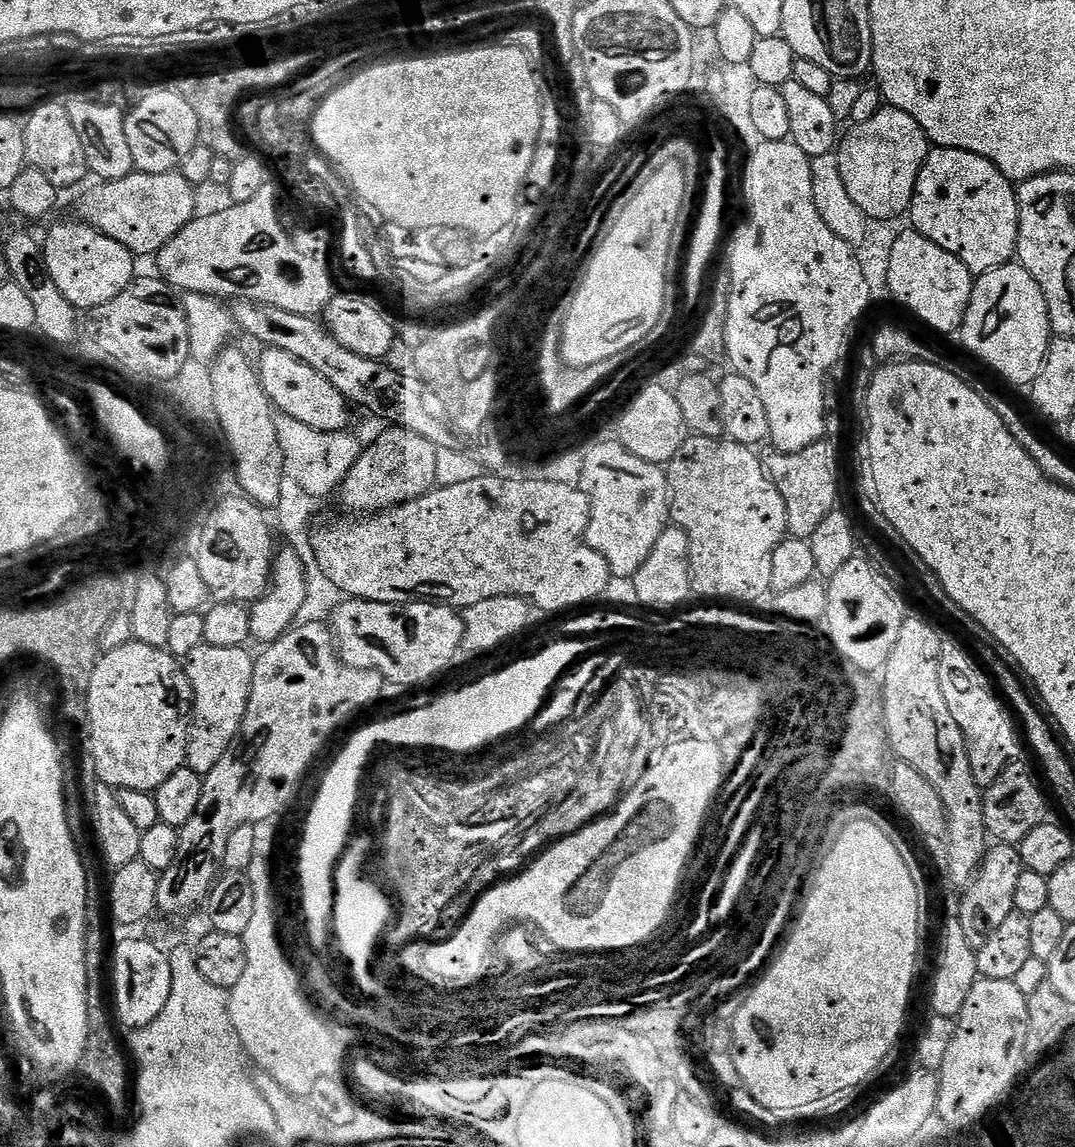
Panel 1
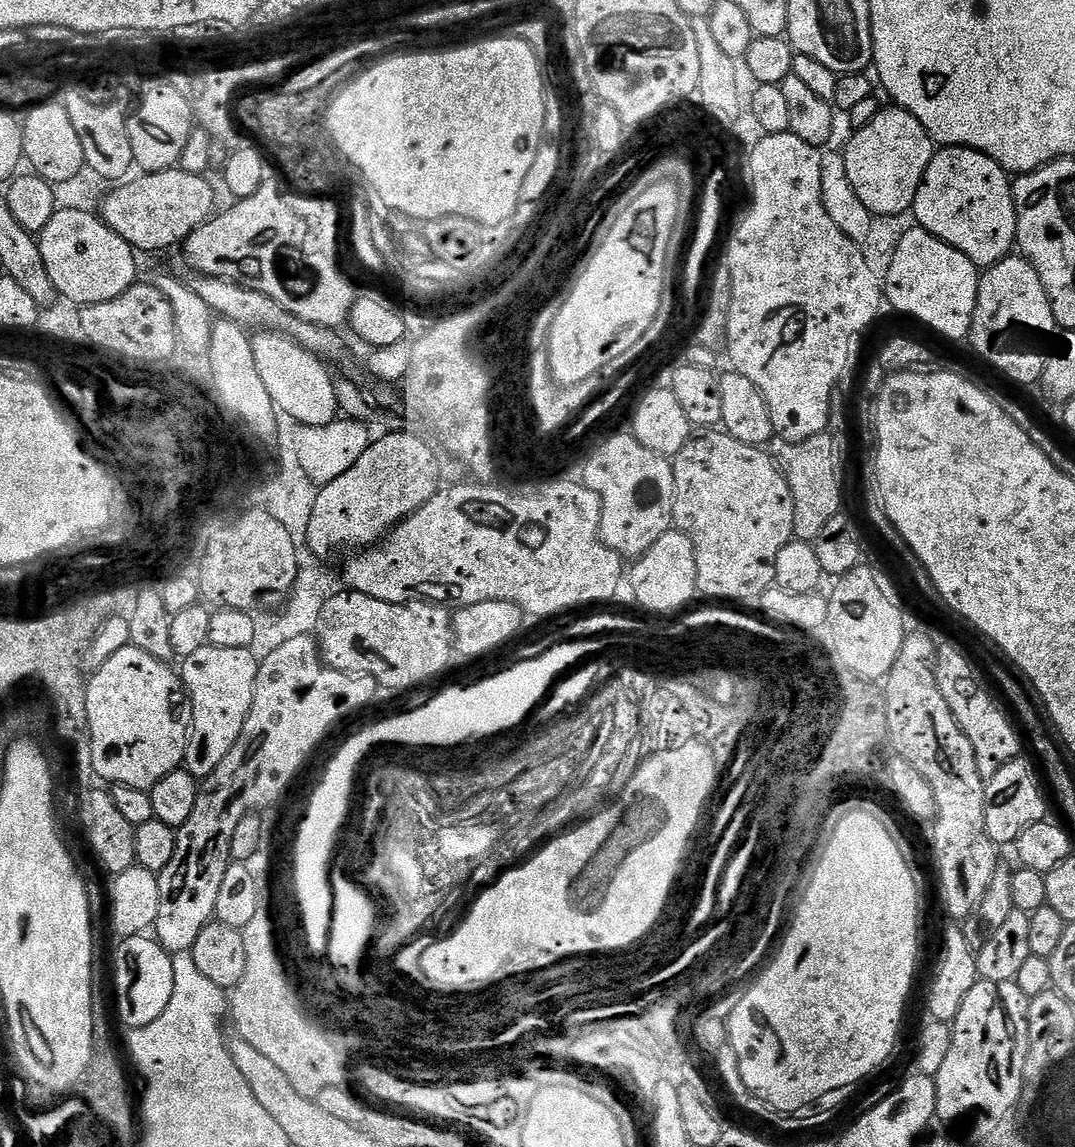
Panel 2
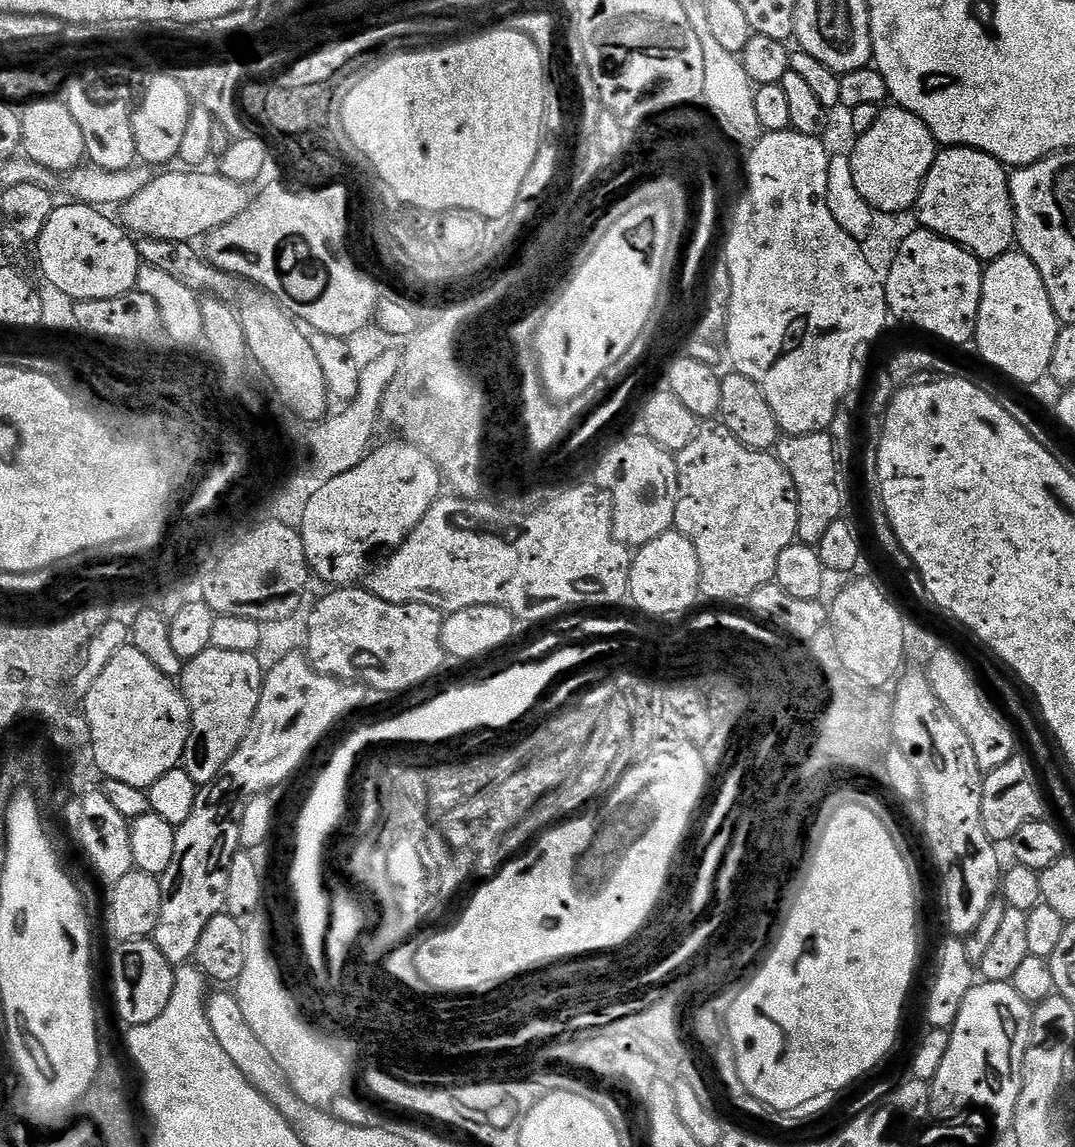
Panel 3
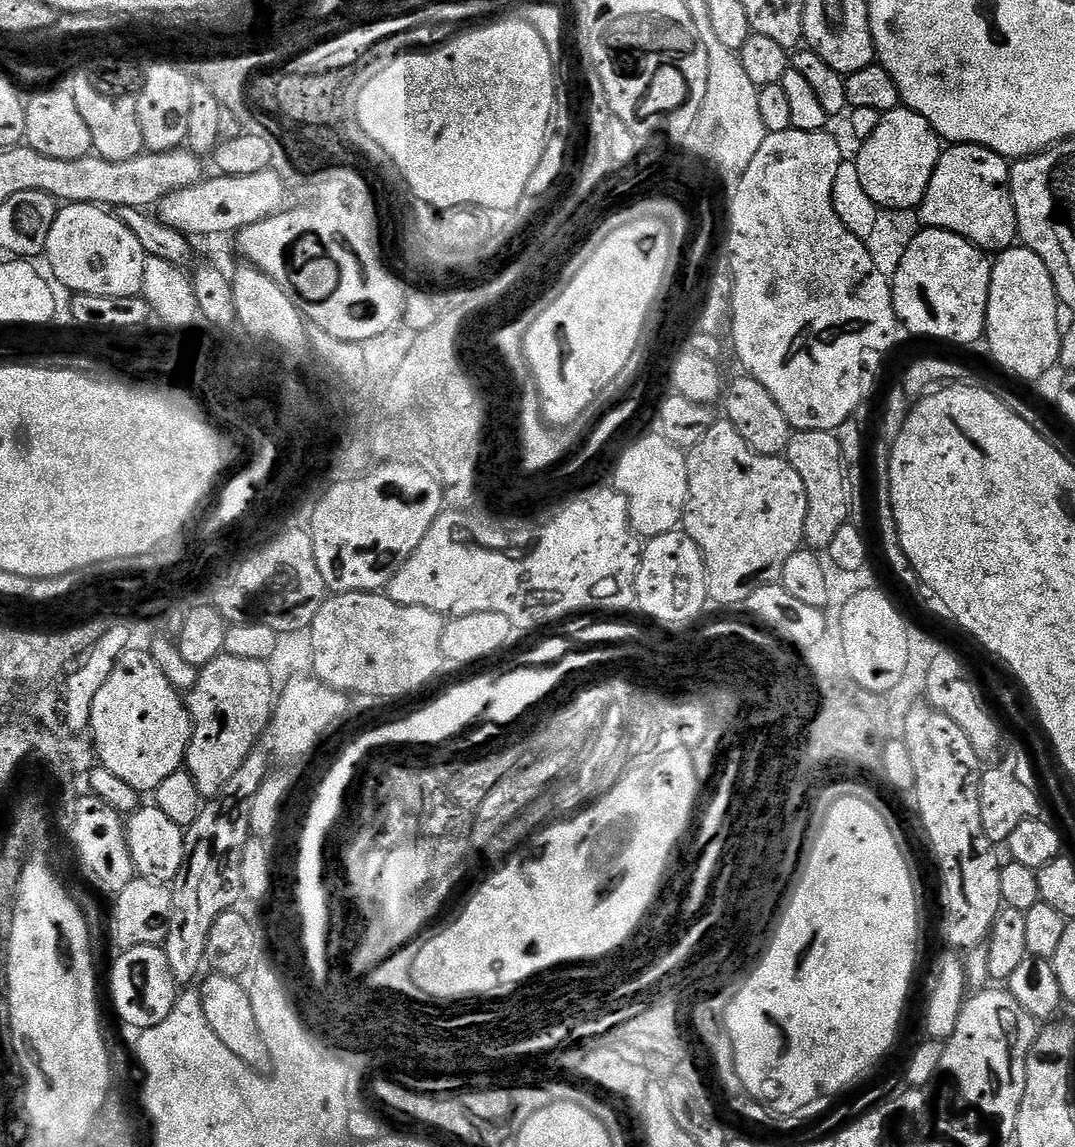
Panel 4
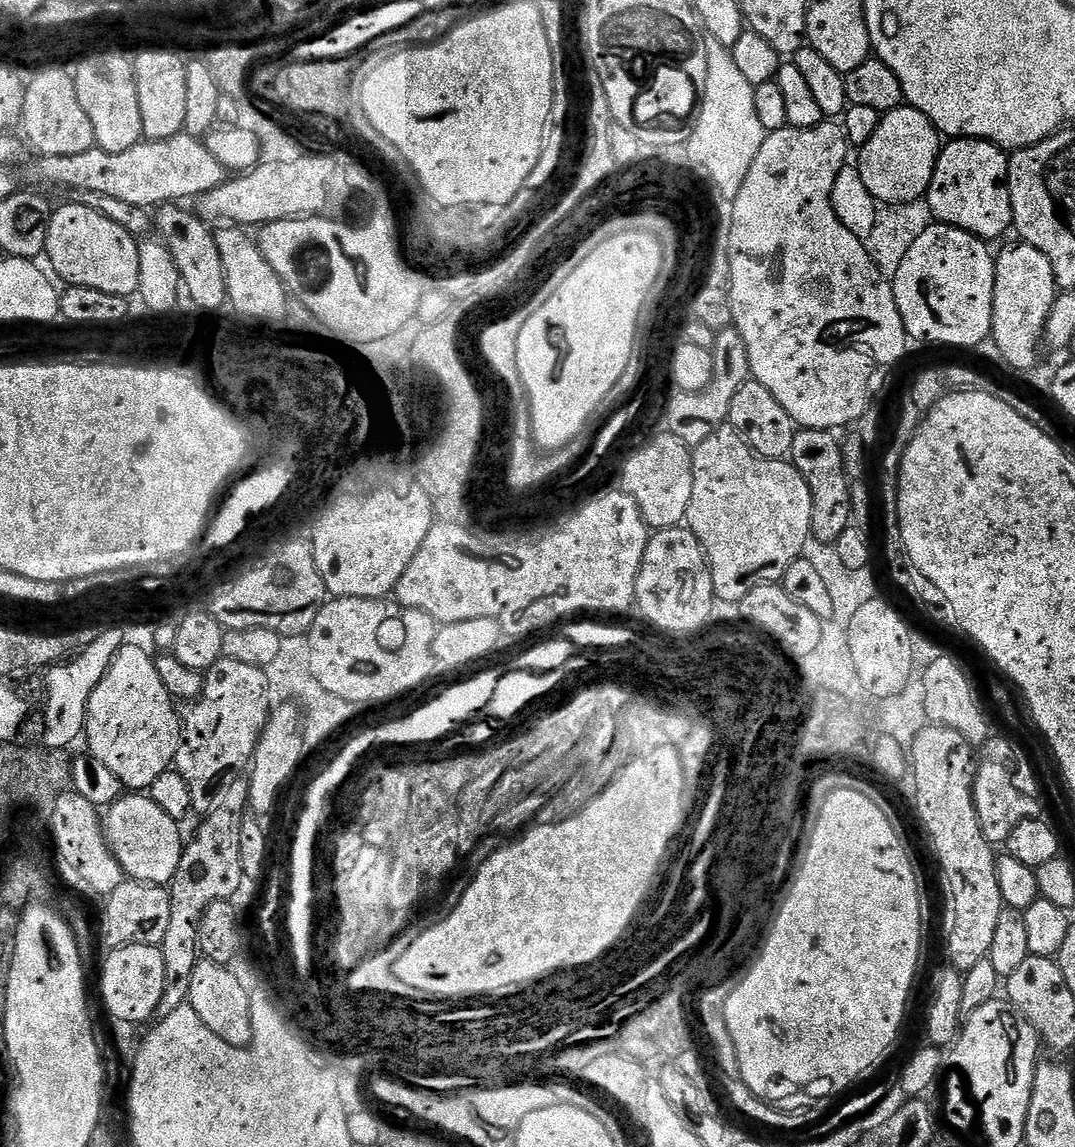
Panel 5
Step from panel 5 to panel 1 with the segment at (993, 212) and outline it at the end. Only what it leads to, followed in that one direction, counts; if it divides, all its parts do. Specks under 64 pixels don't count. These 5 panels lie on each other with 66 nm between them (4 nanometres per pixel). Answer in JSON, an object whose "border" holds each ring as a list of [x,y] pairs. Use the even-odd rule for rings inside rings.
{"border":[[[933,147],[914,186],[910,224],[915,231],[930,238],[930,242],[942,246],[942,250],[950,250],[950,254],[954,254],[954,258],[961,260],[974,274],[989,272],[1003,264],[1013,263],[1016,255],[1020,225],[1020,207],[1016,194],[1013,181],[1007,180],[998,166],[994,166],[986,158],[957,148]]]}

